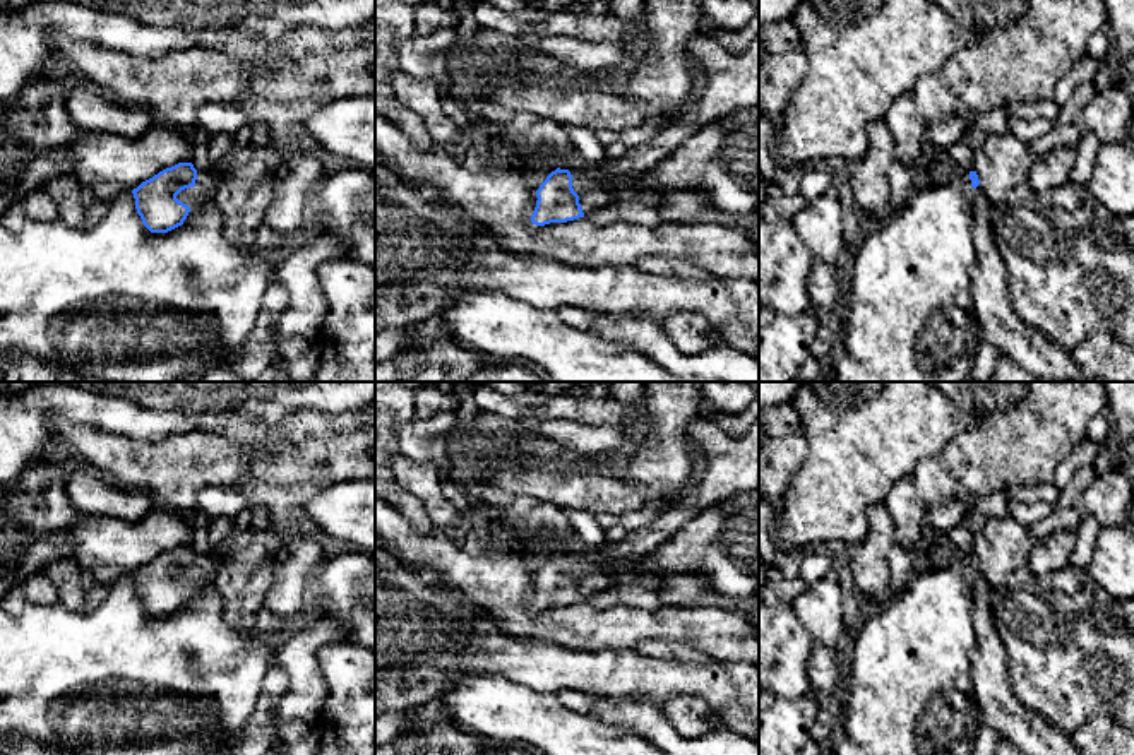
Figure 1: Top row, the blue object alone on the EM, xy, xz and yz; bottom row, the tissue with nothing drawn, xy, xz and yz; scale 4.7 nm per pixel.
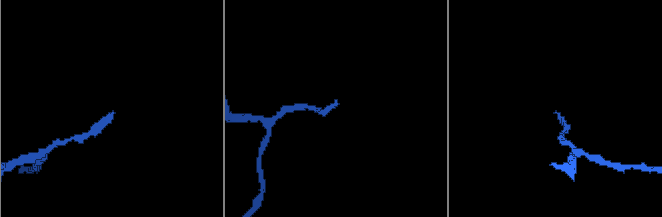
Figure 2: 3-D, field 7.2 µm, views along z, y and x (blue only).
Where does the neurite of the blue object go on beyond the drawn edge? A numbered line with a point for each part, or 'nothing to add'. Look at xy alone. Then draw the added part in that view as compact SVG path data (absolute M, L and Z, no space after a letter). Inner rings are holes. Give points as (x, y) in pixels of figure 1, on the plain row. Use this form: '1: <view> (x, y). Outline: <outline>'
1: xy (208, 565). Outline: M212 553L212 555L197 555L195 572L206 579L212 580L218 574L218 570L223 565L223 556Z

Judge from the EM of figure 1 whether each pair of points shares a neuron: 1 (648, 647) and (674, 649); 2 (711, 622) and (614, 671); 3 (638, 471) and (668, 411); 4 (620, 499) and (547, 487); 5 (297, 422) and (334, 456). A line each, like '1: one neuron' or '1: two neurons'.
1: one neuron
2: two neurons
3: one neuron
4: one neuron
5: two neurons

